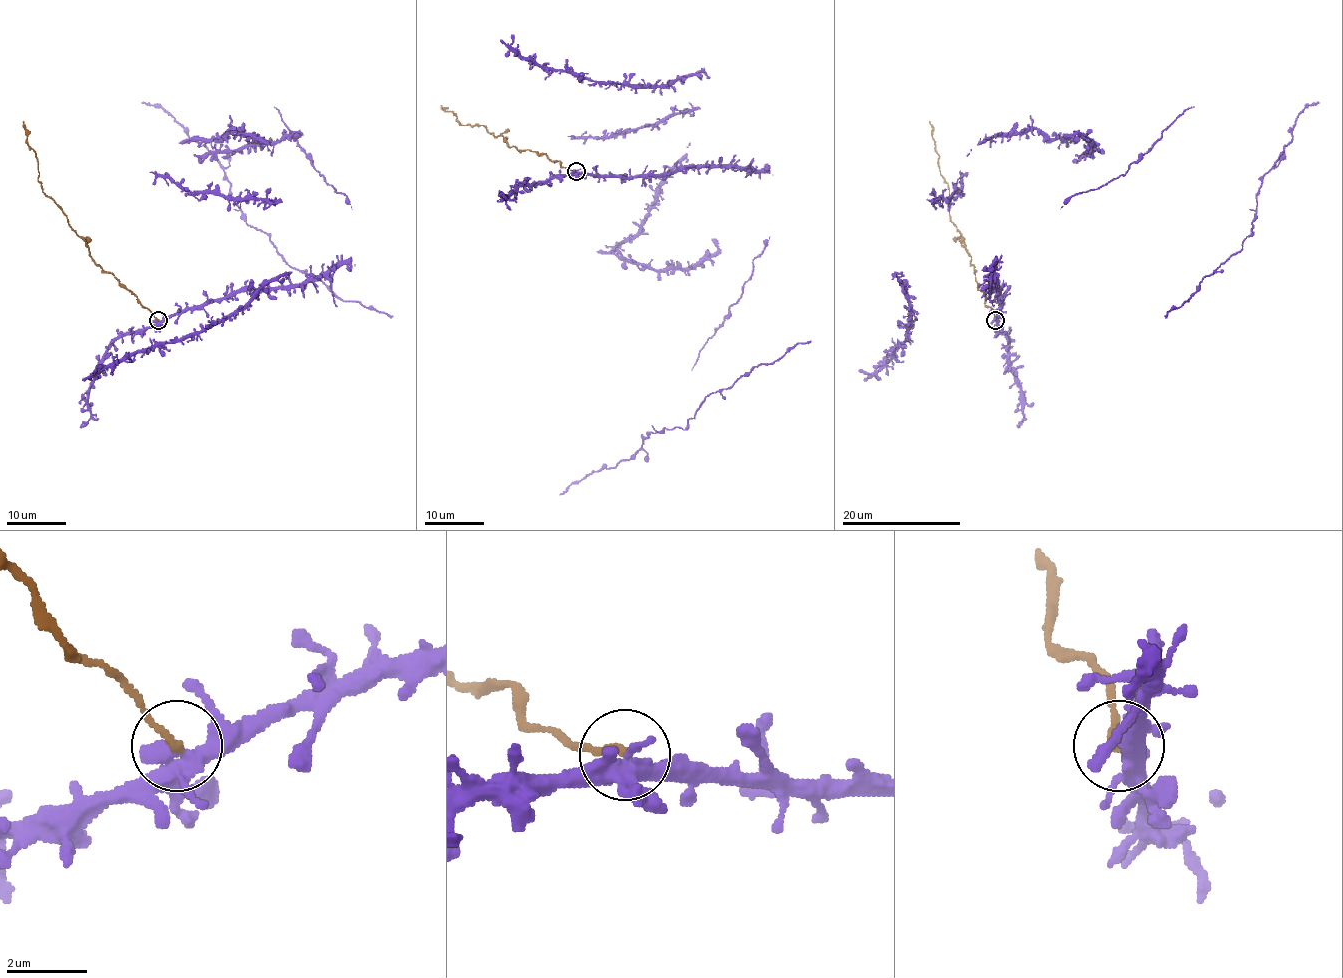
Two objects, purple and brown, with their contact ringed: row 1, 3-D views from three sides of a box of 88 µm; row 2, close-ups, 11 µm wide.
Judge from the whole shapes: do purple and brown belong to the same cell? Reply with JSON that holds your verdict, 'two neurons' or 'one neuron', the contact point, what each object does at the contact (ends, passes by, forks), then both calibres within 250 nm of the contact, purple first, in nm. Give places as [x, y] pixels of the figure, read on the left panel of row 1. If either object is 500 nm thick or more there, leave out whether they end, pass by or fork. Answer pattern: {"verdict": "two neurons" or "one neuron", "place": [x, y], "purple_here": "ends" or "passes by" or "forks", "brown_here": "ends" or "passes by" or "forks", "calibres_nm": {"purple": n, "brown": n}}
{"verdict": "two neurons", "place": [158, 320], "purple_here": "forks", "brown_here": "ends", "calibres_nm": {"purple": 440, "brown": 180}}

